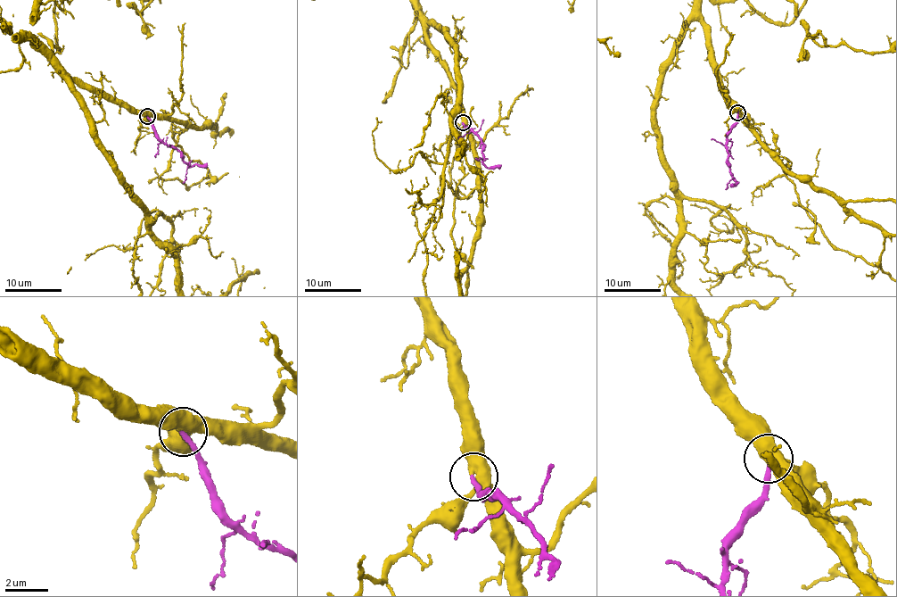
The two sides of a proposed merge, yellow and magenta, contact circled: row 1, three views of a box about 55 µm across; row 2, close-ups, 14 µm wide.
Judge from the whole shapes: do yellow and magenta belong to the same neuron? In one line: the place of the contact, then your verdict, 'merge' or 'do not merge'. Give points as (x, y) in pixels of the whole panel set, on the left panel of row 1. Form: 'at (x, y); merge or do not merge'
at (147, 116); merge

